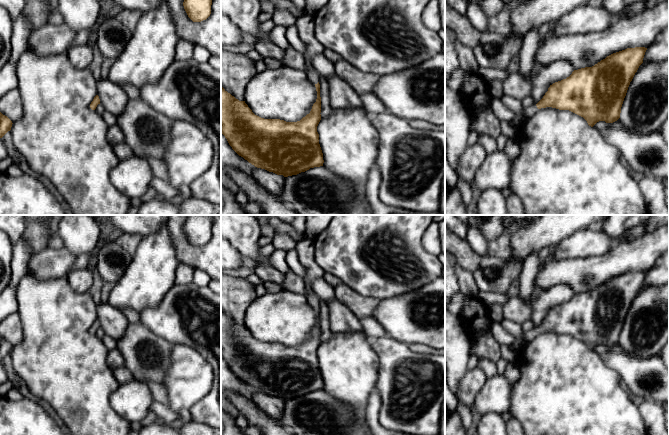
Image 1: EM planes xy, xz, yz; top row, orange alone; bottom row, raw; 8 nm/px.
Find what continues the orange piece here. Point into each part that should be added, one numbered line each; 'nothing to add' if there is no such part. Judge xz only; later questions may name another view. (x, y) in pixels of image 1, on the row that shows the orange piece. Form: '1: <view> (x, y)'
1: xz (306, 29)

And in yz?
1: yz (528, 112)

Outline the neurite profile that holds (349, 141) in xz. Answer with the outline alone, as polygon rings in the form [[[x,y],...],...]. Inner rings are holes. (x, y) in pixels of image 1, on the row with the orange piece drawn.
[[[364,108],[344,110],[333,109],[327,118],[321,118],[317,132],[323,153],[323,166],[329,171],[353,184],[358,193],[366,198],[366,183],[369,173],[376,165],[379,134]]]

